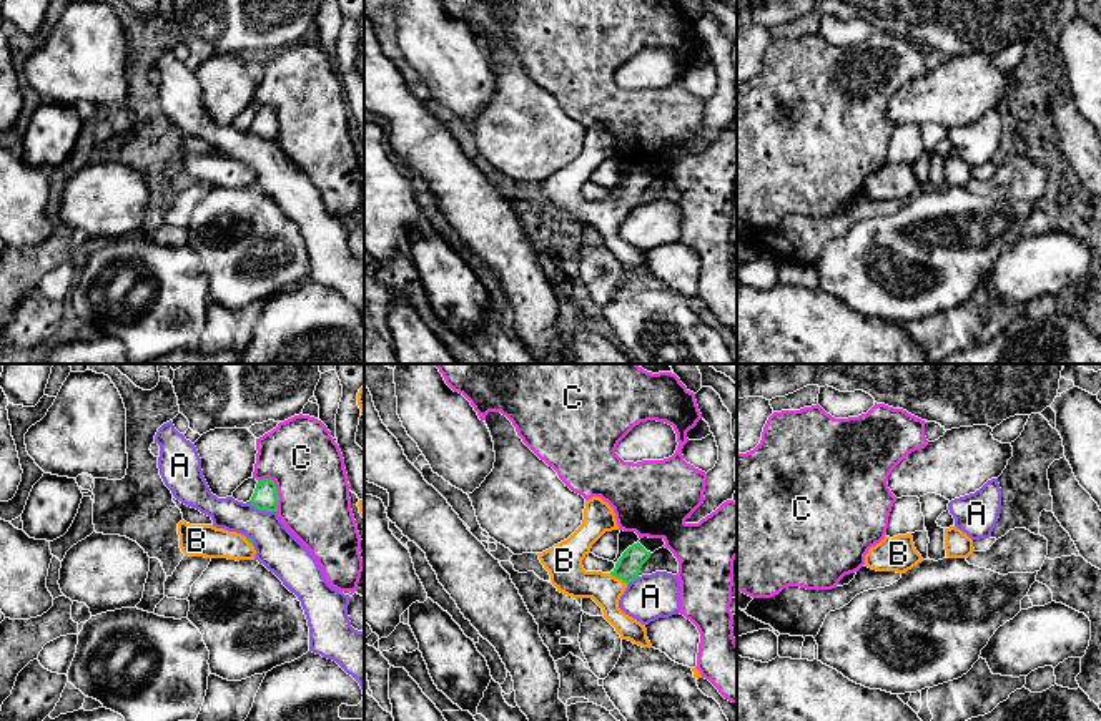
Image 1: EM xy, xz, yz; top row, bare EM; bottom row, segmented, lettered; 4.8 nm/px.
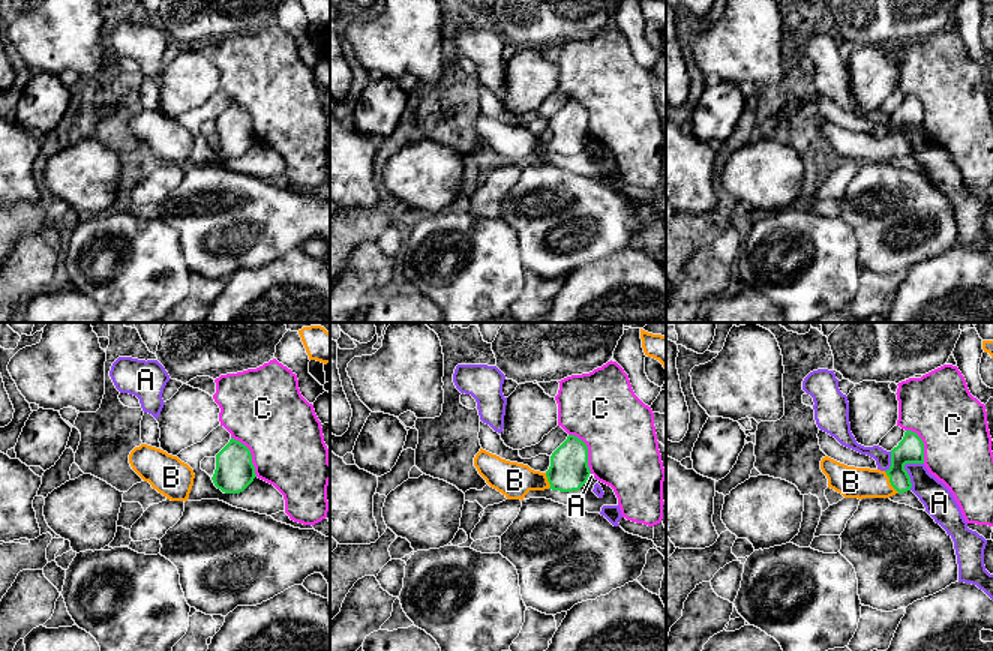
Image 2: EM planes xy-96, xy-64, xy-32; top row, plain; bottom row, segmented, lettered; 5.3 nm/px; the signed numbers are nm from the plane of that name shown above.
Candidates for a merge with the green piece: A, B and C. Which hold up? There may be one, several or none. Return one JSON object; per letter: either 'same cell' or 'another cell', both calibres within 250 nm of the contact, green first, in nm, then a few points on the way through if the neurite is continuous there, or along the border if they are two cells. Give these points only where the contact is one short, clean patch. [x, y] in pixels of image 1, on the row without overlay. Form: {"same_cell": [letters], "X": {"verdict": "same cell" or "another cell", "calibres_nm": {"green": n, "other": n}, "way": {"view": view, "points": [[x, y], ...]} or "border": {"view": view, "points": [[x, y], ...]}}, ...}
{"same_cell": ["B"], "A": {"verdict": "another cell", "calibres_nm": {"green": 120, "other": 200}, "border": {"view": "xy", "points": [[250, 128], [258, 137], [276, 140]]}}, "B": {"verdict": "same cell", "calibres_nm": {"green": 120, "other": 170}}, "C": {"verdict": "another cell", "calibres_nm": {"green": 120, "other": 360}}}

